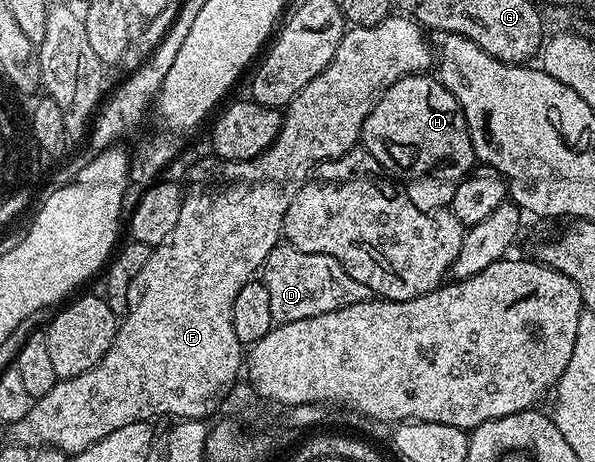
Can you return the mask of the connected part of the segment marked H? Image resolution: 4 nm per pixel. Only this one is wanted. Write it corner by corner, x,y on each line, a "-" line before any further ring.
427,73
402,77
379,96
379,102
363,124
361,145
369,151
369,155
373,155
373,159
377,159
384,173
398,182
402,192
407,194
415,206
428,211
446,210
453,199
453,191
457,191
459,184
477,164
463,108
438,76

